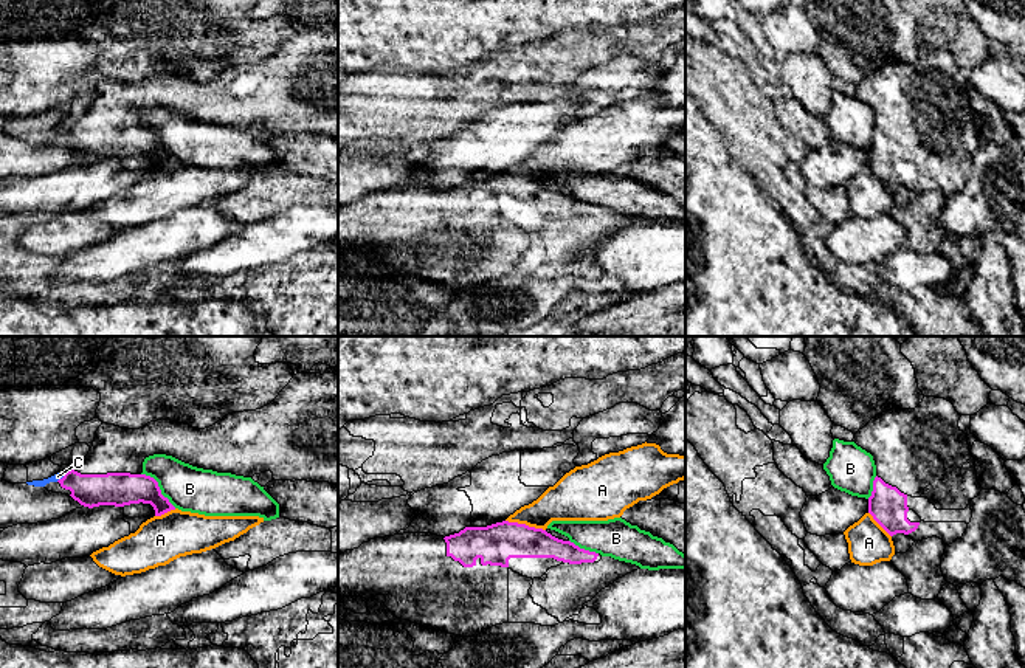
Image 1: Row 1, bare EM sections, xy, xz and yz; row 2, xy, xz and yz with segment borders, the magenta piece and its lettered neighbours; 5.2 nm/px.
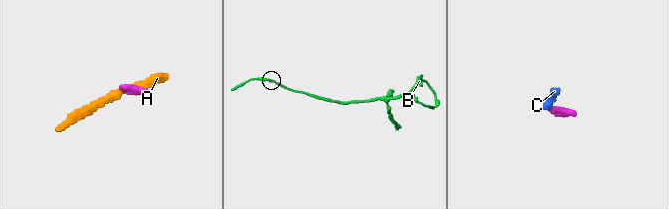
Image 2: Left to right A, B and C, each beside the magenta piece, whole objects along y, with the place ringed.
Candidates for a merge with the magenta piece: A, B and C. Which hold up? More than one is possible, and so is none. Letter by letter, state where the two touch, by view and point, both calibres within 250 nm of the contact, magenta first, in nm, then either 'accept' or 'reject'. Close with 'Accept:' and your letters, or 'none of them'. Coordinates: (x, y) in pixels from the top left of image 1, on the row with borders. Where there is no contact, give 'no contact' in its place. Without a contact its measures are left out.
A: contact xz (524, 524); calibres 220 and 200 nm; reject
B: contact xy (158, 487); calibres 180 and 240 nm; reject
C: contact xy (64, 476); calibres 180 and 40 nm; reject
Accept: none of them

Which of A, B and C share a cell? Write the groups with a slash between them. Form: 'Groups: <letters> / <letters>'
Groups: A / B / C

